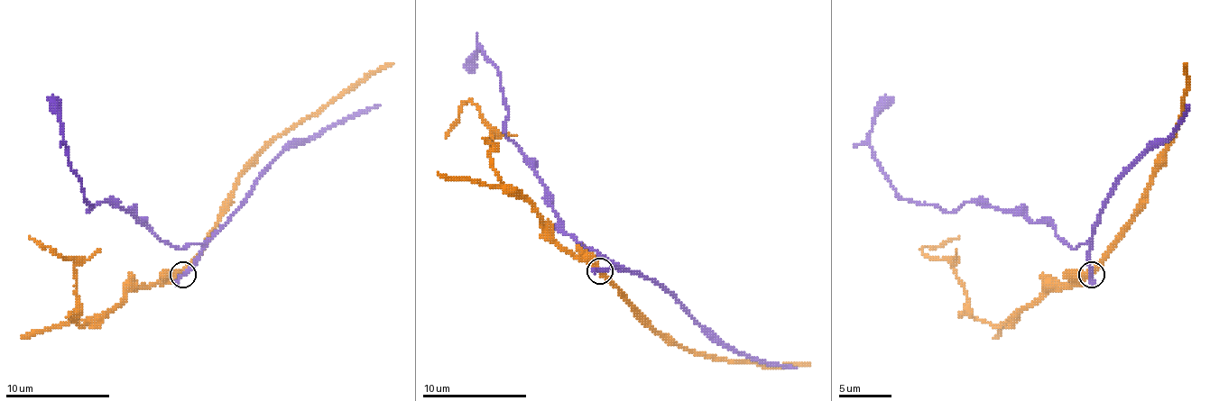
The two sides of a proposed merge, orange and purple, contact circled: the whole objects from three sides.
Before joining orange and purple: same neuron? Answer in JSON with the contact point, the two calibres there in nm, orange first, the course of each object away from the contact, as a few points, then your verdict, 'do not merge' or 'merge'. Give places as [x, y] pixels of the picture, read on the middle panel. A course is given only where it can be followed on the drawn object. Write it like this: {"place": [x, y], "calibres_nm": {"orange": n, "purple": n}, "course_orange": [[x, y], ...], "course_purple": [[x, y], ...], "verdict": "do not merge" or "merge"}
{"place": [599, 270], "calibres_nm": {"orange": 340, "purple": 400}, "course_orange": [[600, 271], [553, 237], [527, 201], [505, 185], [490, 153], [493, 135], [475, 104], [464, 104], [446, 138]], "course_purple": [[600, 271], [618, 266], [558, 227], [550, 193], [505, 135], [508, 106], [498, 69], [479, 49], [466, 69]], "verdict": "do not merge"}

